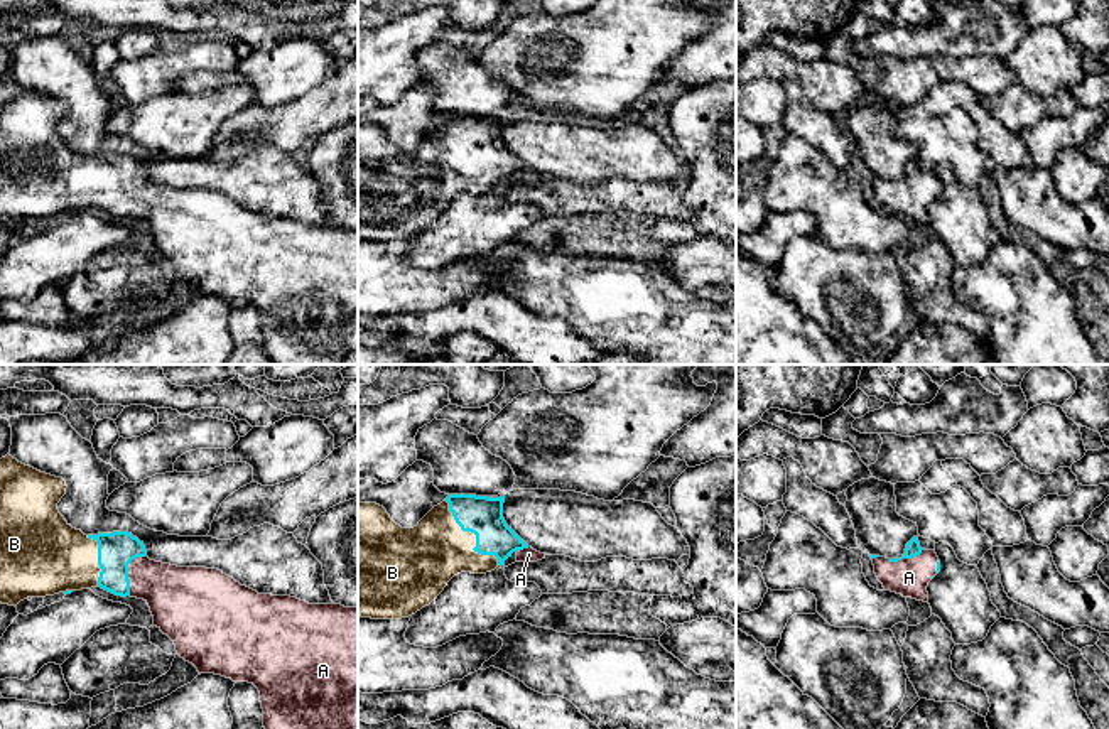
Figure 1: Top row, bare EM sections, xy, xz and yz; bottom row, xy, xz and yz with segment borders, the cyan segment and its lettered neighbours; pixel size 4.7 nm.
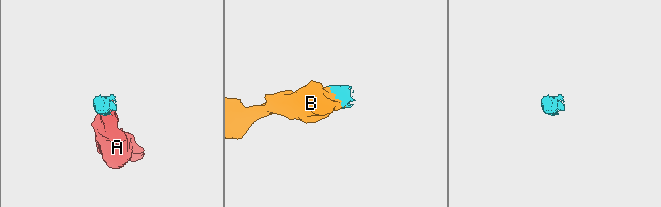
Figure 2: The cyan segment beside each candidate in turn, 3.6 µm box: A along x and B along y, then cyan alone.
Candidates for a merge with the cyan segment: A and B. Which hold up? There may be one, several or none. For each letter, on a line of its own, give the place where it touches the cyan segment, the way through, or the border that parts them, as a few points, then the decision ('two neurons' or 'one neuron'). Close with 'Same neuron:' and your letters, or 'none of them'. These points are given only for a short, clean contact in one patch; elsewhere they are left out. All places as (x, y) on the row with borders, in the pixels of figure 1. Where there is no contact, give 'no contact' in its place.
A: xy (127, 571) | across xy (115, 550), (127, 571), (154, 581), (173, 593) | one neuron
B: xz (475, 534) | one neuron
Same neuron: A, B

